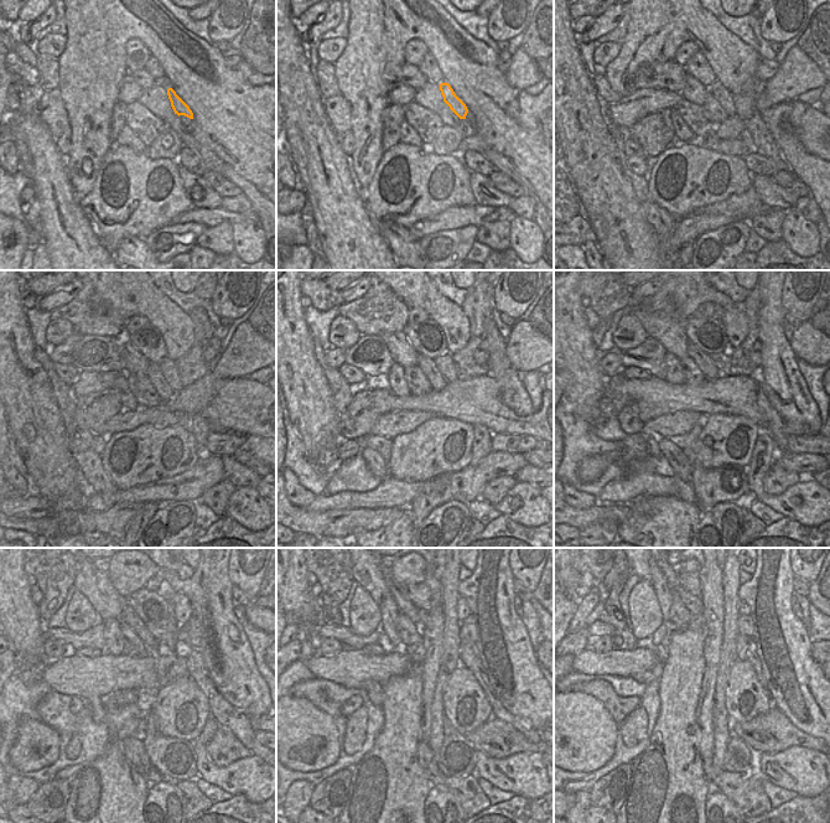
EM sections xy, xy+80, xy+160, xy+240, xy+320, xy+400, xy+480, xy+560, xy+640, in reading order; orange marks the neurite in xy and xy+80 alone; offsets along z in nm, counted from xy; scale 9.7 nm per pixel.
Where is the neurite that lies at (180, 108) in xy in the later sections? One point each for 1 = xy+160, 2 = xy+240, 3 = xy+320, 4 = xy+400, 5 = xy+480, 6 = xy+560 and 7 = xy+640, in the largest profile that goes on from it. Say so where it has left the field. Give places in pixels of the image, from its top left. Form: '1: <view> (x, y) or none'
1: xy+160 (725, 98)
2: xy+240 (169, 367)
3: xy+320 (445, 365)
4: xy+400 (722, 361)
5: xy+480 (167, 640)
6: xy+560 (423, 614)
7: xy+640 (694, 604)

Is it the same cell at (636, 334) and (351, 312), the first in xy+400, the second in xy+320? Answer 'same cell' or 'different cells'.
different cells

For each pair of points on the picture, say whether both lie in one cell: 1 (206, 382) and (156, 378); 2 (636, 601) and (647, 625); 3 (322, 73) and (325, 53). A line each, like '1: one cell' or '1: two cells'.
1: two cells
2: one cell
3: two cells

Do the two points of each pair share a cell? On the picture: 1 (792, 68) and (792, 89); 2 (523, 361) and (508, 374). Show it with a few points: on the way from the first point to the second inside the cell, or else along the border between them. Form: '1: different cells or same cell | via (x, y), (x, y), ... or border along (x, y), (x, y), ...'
1: same cell | via (792, 73), (792, 84)
2: different cells | border along (507, 340), (506, 356), (522, 373)

